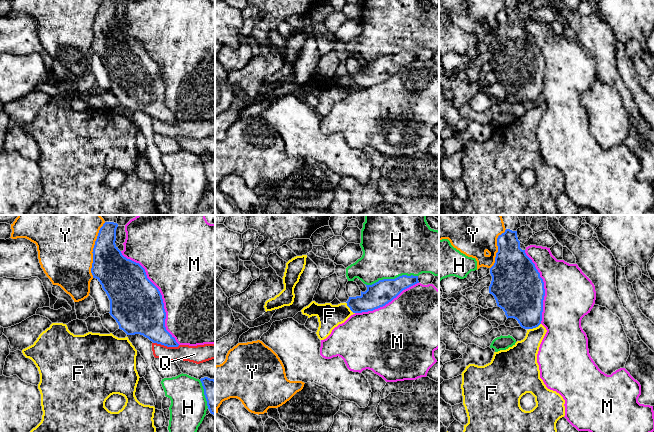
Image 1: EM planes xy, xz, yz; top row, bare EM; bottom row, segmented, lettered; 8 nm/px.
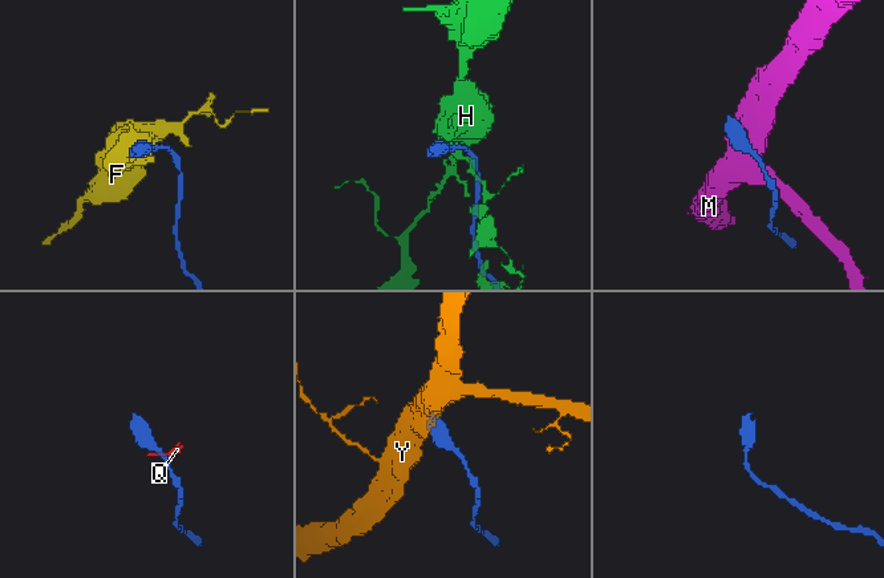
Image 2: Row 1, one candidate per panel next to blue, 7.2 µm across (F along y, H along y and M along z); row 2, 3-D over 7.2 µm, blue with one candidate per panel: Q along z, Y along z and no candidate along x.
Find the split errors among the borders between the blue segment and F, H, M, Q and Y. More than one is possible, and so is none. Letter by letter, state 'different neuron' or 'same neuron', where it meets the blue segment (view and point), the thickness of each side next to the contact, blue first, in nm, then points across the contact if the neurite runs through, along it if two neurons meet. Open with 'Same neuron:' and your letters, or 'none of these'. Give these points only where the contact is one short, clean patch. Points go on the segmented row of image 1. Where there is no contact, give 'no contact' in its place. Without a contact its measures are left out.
Same neuron: none of these
F: different neuron | xz (349, 307) | 200/190 nm | along xz (346, 302), (346, 305), (354, 313)
H: different neuron | xz (391, 279) | 200/460 nm
M: different neuron | xy (160, 294) | 420/480 nm
Q: different neuron | xy (166, 345) | 260/140 nm
Y: different neuron | xy (93, 250) | 300/480 nm

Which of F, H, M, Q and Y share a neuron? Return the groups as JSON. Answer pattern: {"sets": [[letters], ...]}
{"sets": [["F"], ["H"], ["M"], ["Q"], ["Y"]]}

